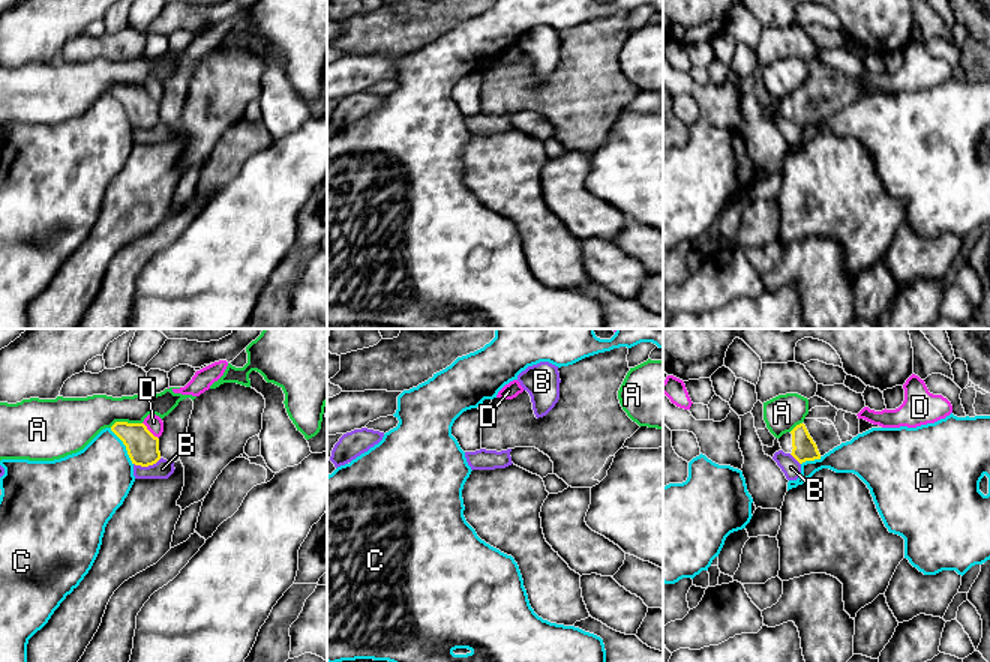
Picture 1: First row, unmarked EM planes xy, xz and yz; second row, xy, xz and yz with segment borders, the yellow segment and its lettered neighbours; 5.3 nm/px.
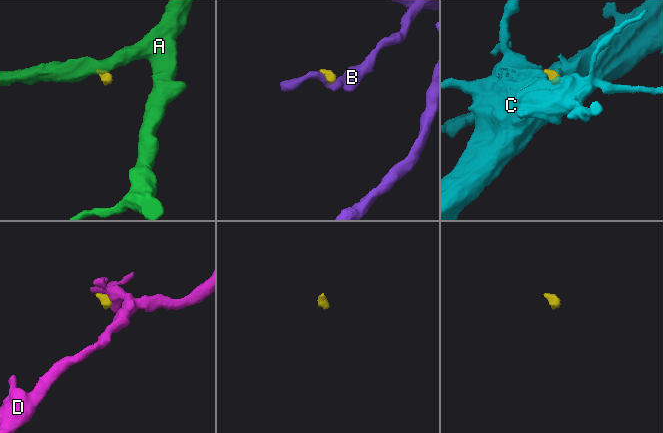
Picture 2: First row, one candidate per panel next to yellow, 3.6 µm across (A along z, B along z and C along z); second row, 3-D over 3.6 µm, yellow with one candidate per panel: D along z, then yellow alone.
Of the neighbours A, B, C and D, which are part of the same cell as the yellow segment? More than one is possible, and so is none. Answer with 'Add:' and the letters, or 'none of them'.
Add: none of them

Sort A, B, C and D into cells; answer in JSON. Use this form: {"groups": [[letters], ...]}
{"groups": [["A"], ["B"], ["C"], ["D"]]}

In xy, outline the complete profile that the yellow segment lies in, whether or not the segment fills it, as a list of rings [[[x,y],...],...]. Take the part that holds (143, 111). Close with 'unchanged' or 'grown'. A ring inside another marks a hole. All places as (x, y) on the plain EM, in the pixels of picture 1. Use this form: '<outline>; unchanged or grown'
[[[116,86],[111,95],[126,110],[132,128],[148,131],[160,123],[159,102],[144,87]]]; unchanged

